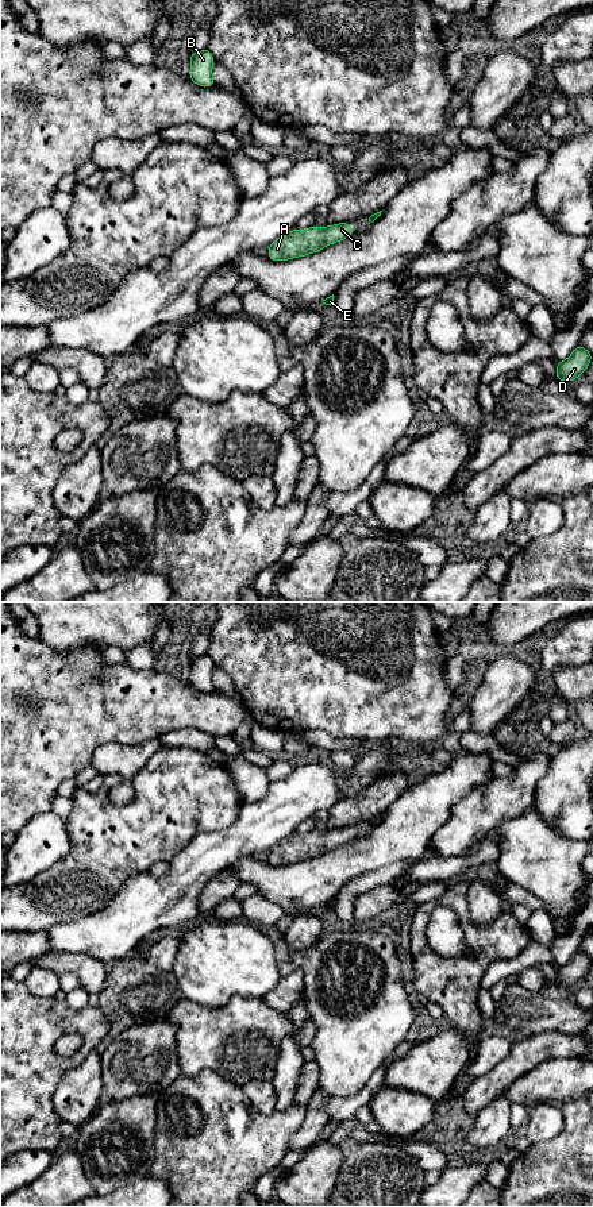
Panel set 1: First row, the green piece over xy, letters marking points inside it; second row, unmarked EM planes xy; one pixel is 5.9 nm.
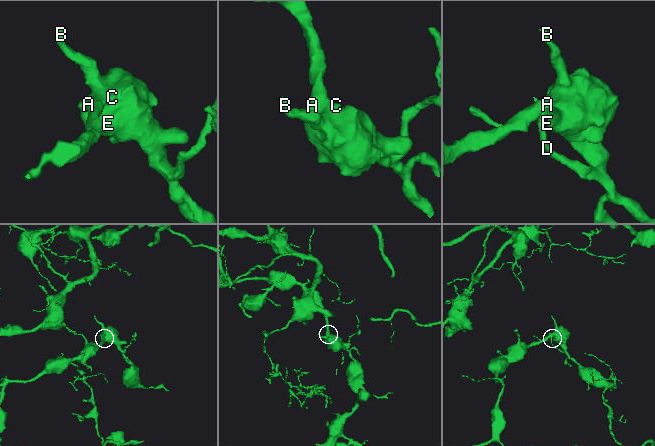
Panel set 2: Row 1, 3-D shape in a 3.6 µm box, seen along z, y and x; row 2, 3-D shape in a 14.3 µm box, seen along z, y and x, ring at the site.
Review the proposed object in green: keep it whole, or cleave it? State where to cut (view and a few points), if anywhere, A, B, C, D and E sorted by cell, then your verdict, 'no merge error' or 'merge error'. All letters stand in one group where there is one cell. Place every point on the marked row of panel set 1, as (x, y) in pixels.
no cut | A B C D E | no merge error

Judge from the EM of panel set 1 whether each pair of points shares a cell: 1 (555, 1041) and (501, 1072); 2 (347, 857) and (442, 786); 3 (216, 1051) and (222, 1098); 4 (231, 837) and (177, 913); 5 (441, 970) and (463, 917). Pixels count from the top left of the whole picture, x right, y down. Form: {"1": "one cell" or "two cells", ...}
{"1": "one cell", "2": "one cell", "3": "two cells", "4": "one cell", "5": "one cell"}

